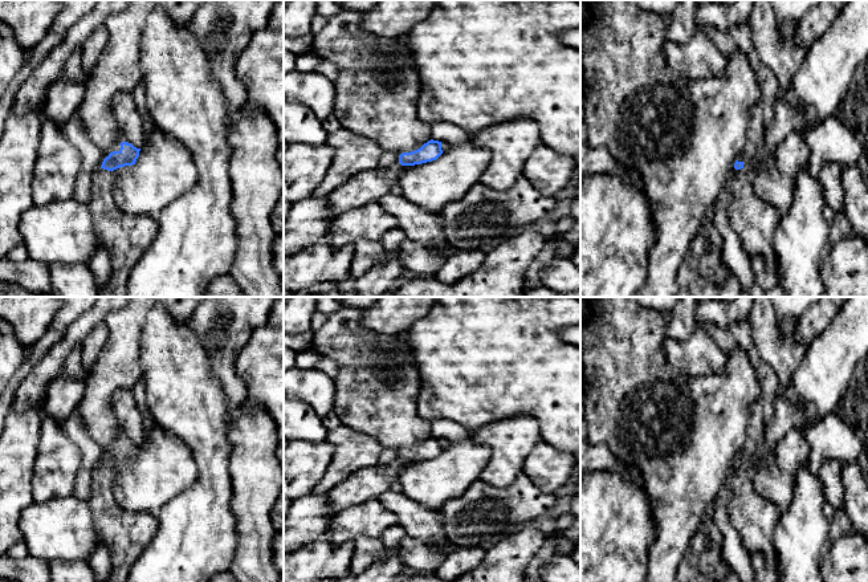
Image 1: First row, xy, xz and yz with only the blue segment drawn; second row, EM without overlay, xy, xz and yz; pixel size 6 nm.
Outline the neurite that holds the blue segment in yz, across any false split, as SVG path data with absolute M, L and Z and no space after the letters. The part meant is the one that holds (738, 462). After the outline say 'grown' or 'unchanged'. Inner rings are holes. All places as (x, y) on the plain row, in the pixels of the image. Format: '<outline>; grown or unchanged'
M735 457L729 485L728 518L739 534L745 550L754 557L763 548L773 546L774 529L782 510L754 489L743 459Z; grown

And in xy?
M121 439L118 448L110 449L91 479L91 495L86 501L94 530L111 555L110 582L127 582L133 565L152 541L159 521L156 514L130 512L115 500L117 475L114 467L135 461L140 445Z; grown

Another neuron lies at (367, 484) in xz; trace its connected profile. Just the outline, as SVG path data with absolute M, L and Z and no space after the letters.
M396 460L391 464L387 465L375 465L375 467L368 467L364 469L360 469L349 477L346 477L342 483L335 485L330 492L329 492L329 502L330 508L327 510L327 528L326 533L330 529L331 520L343 509L347 509L350 506L363 504L370 500L378 500L382 493L386 491L395 488L398 485L398 472L400 471L402 461Z

